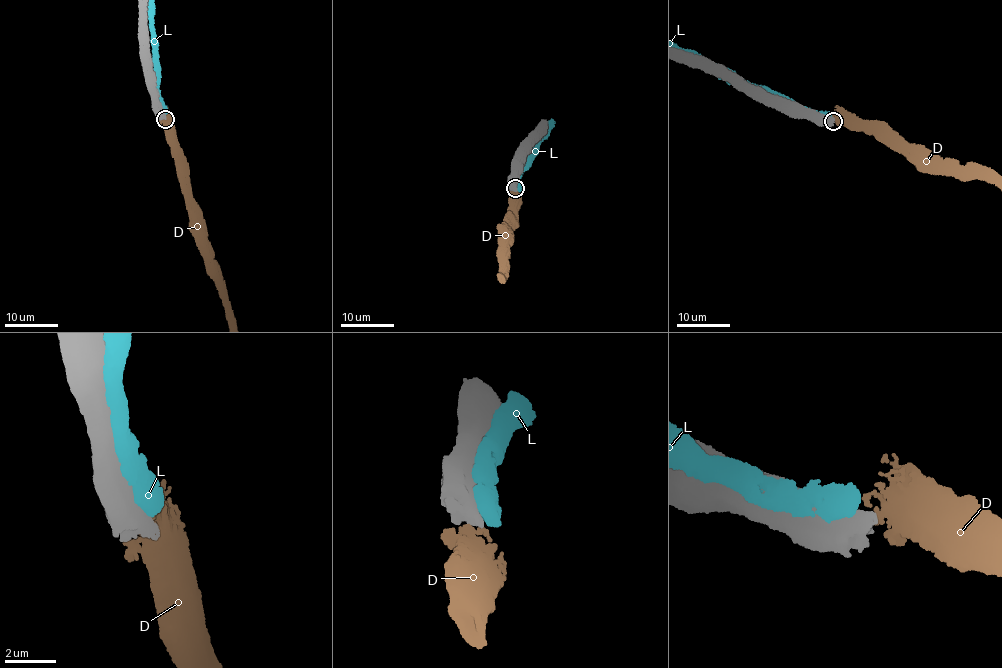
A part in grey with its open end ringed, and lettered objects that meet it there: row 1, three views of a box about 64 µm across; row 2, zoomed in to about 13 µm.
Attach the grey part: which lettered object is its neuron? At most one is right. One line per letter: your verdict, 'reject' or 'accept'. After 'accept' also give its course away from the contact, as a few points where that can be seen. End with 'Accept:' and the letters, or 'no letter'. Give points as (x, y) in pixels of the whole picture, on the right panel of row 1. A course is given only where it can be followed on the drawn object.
D: reject
L: reject
Accept: no letter

